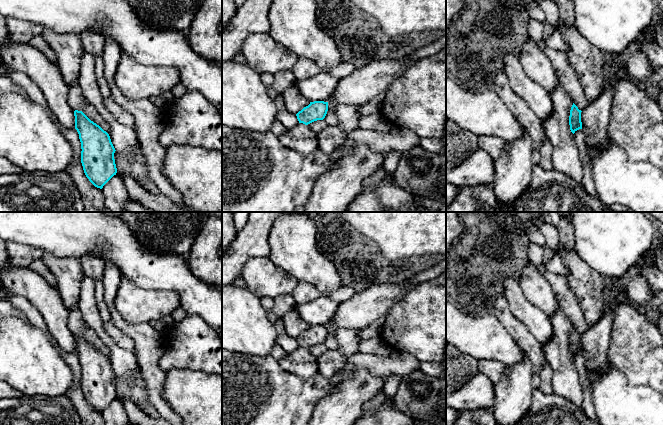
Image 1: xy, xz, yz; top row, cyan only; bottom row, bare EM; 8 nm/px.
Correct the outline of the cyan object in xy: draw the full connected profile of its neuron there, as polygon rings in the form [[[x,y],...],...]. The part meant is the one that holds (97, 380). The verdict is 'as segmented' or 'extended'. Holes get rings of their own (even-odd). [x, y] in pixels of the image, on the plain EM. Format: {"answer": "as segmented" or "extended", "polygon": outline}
{"answer": "as segmented", "polygon": [[[75,334],[75,353],[81,366],[81,387],[89,405],[97,412],[103,410],[117,397],[114,383],[115,372],[109,358],[99,349],[91,345],[82,335]]]}

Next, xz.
{"answer": "as segmented", "polygon": [[[314,325],[299,335],[296,340],[299,347],[308,349],[317,344],[323,344],[328,335],[328,326]]]}

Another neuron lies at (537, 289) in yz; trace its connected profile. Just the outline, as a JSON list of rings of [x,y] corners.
[[[527,261],[520,277],[520,285],[526,298],[548,317],[558,308],[557,298],[545,275],[531,261]]]

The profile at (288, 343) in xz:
[[[270,311],[268,315],[277,333],[276,345],[282,347],[287,353],[292,353],[299,347],[296,338],[286,333],[282,317],[278,317]]]

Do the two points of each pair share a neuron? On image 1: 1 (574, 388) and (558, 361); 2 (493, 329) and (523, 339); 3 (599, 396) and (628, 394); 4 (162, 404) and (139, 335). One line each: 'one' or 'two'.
1: one
2: two
3: one
4: one

